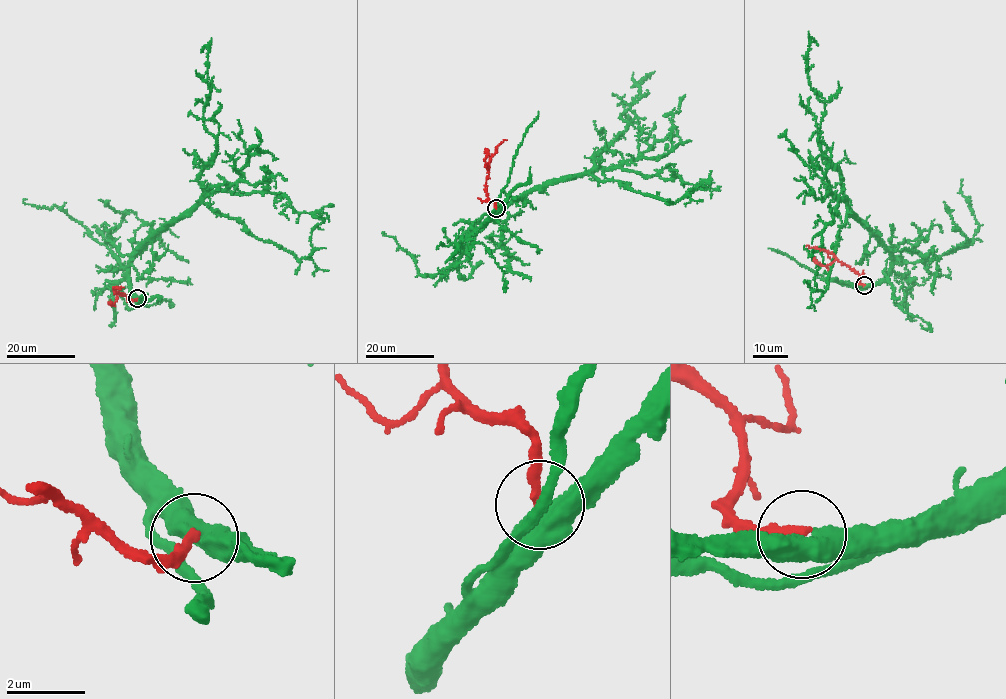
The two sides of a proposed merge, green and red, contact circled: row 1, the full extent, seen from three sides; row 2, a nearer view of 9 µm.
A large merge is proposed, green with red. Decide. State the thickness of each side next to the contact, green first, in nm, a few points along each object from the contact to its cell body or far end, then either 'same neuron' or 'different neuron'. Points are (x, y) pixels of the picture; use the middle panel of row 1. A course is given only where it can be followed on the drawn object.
calibres 550 and 280 nm; course green (495, 209), (486, 223), (536, 189), (588, 171), (596, 154), (626, 127), (621, 116), (648, 75), (639, 84); course red (495, 208), (486, 194), (488, 163), (496, 147), (506, 139); different neuron

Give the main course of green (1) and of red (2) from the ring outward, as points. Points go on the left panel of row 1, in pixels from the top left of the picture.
1: (137, 298), (131, 256), (200, 199), (200, 172), (216, 150), (203, 116), (211, 94), (202, 51)
2: (136, 299), (119, 294), (114, 288), (123, 287)

